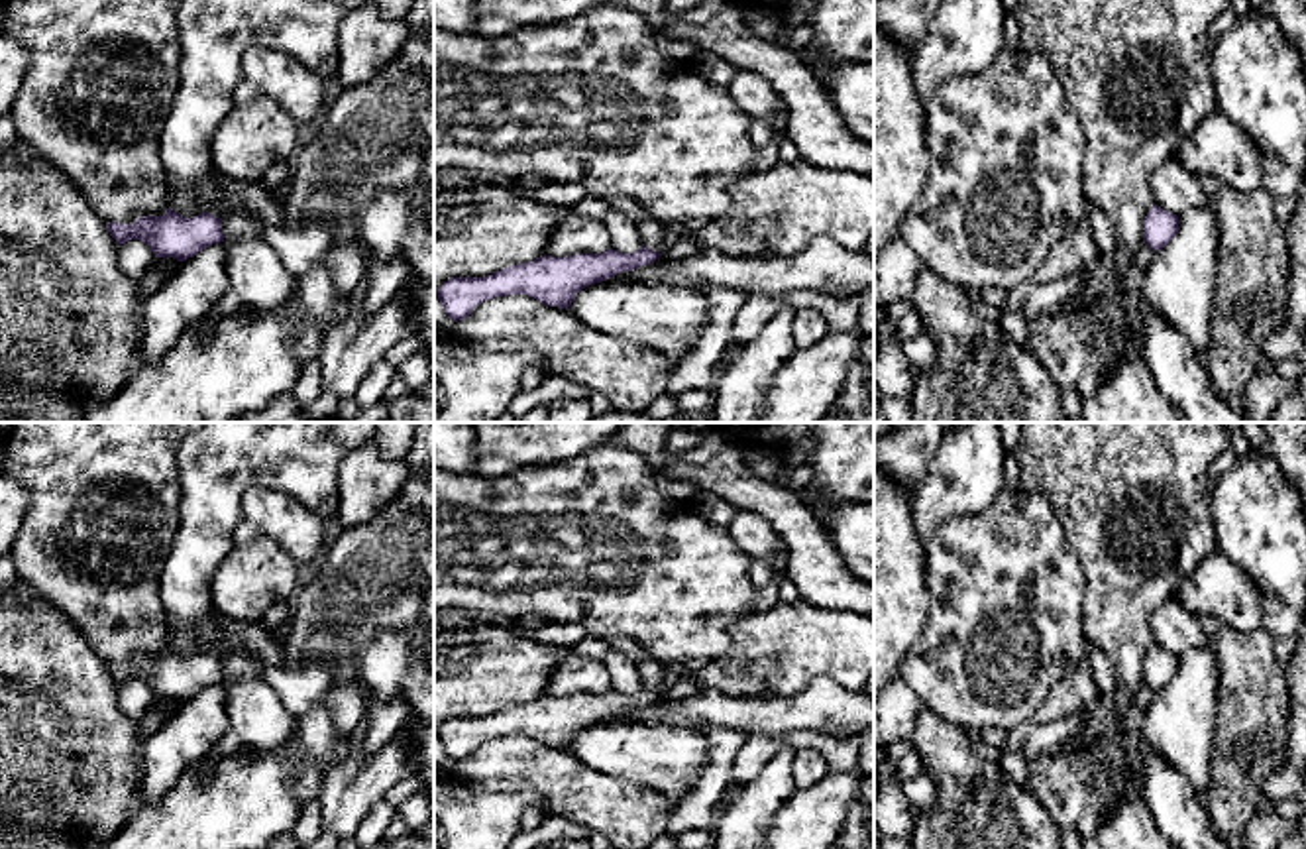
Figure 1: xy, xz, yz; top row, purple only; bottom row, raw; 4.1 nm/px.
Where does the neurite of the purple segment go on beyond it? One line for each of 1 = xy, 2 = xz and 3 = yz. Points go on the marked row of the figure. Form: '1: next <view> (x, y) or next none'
1: next none
2: next none
3: next none

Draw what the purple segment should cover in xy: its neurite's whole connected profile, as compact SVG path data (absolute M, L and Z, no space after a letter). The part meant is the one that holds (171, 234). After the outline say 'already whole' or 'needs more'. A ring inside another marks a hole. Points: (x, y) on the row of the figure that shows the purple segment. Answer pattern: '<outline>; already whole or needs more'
M171 206L163 216L141 216L134 224L108 222L110 236L122 246L130 240L141 240L155 257L173 257L185 261L212 244L224 242L222 218L200 212L185 218Z; already whole

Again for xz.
M644 246L634 254L621 254L611 248L603 254L542 255L487 277L448 279L436 297L454 322L465 320L485 301L509 295L526 295L548 307L570 309L581 289L617 273L650 265L660 255L660 252Z; already whole

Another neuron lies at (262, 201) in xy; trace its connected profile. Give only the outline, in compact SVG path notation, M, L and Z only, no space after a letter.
M210 173L198 181L198 212L222 210L224 216L234 210L245 210L259 220L263 228L285 228L285 202L279 185L257 181L236 181Z

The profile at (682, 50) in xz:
M664 35L658 37L658 47L664 57L680 61L689 61L697 51L697 45L687 39L670 39Z

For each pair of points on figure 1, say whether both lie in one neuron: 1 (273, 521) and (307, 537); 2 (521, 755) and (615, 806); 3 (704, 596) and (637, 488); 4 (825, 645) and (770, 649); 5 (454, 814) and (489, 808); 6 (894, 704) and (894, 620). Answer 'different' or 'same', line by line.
1: same
2: same
3: same
4: same
5: same
6: different

